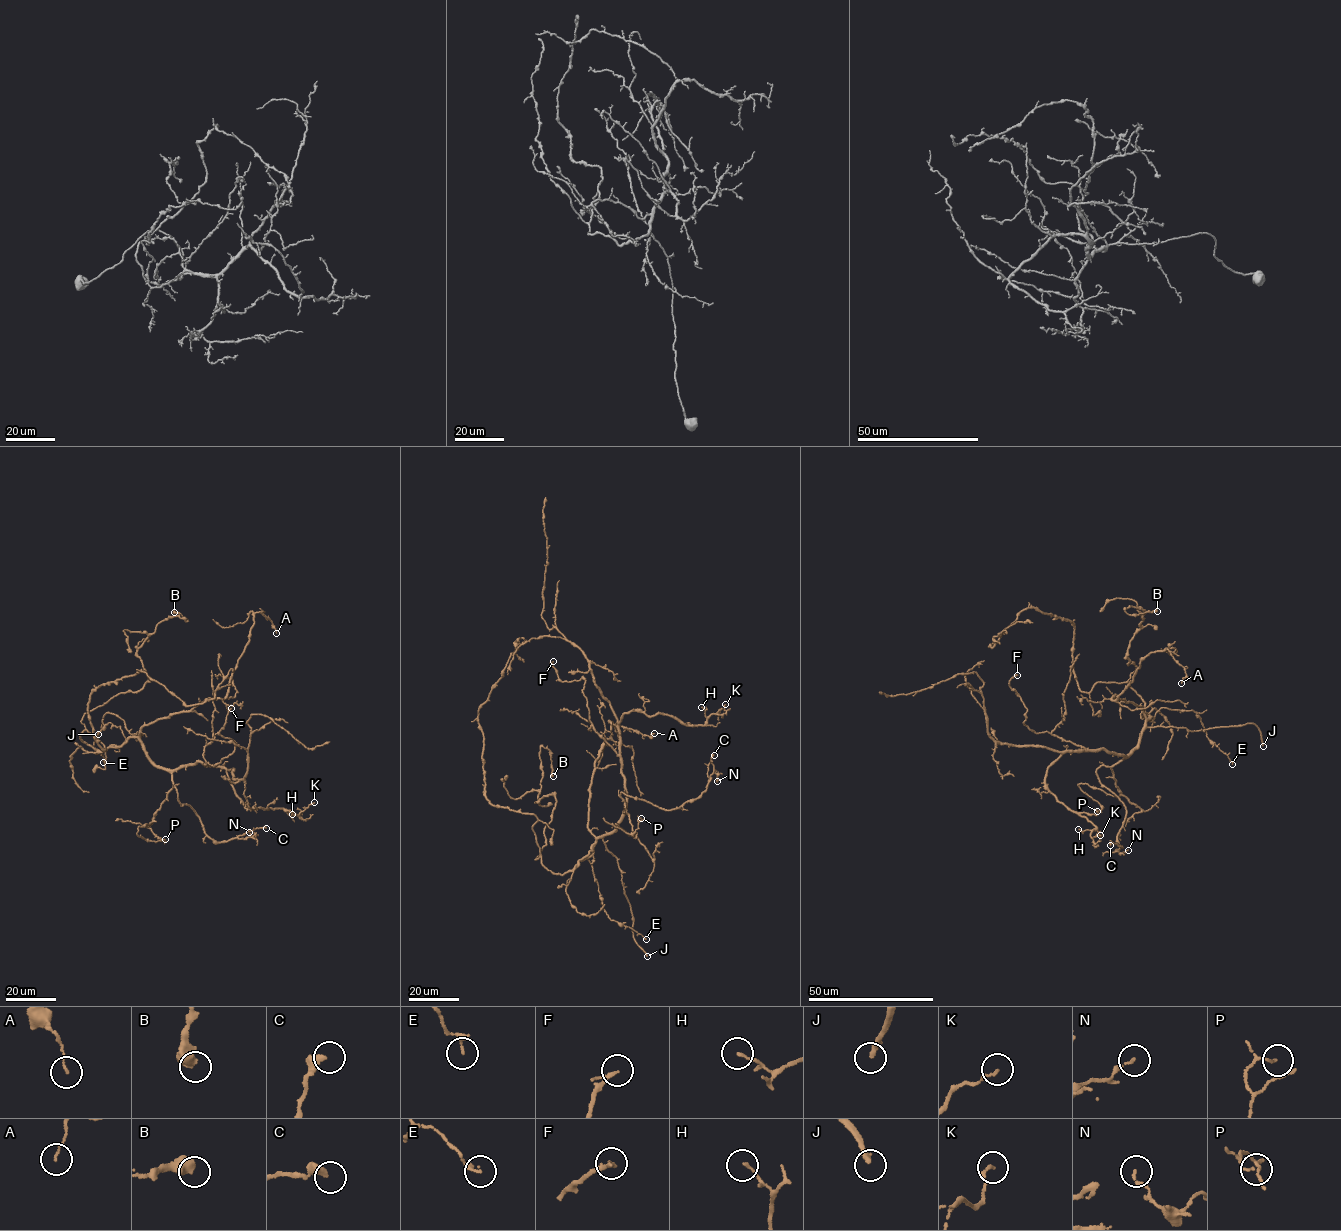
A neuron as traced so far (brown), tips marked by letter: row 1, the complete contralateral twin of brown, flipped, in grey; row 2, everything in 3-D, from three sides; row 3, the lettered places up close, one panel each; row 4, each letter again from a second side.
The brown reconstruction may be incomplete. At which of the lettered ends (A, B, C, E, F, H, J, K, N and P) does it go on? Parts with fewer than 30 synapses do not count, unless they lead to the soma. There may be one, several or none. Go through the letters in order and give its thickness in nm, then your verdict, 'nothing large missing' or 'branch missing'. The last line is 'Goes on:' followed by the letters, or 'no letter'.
A: 90 nm | nothing large missing
B: 650 nm | nothing large missing
C: 400 nm | nothing large missing
E: 180 nm | nothing large missing
F: 170 nm | nothing large missing
H: 110 nm | nothing large missing
J: 240 nm | branch missing
K: 120 nm | nothing large missing
N: 140 nm | nothing large missing
P: 90 nm | nothing large missing
Goes on: J

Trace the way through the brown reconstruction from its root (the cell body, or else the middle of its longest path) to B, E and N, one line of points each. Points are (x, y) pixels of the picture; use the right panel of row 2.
B: (1149, 717), (1128, 681), (1139, 669), (1126, 656), (1145, 612), (1124, 609), (1157, 611)
E: (1149, 717), (1154, 717), (1163, 707), (1193, 710), (1199, 717), (1208, 738), (1232, 764)
N: (1149, 717), (1126, 758), (1096, 770), (1099, 782), (1125, 808), (1117, 838), (1122, 847), (1116, 850), (1128, 850)

